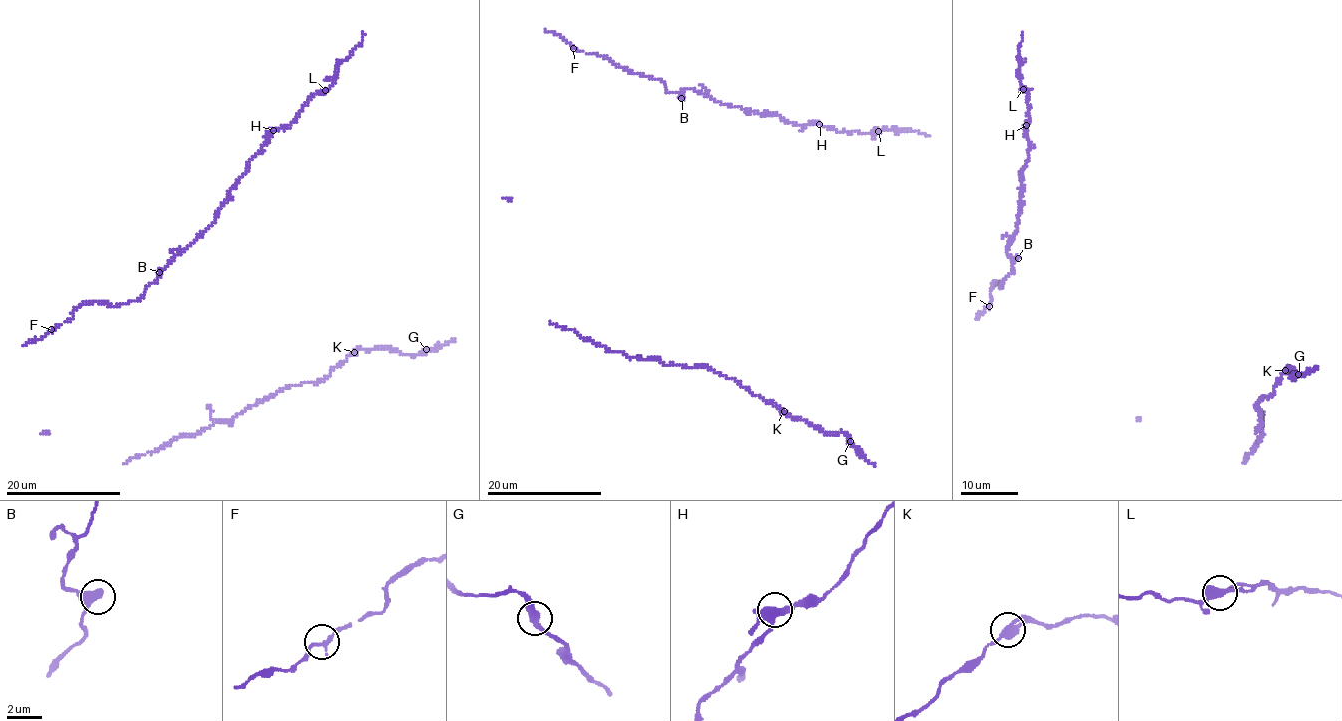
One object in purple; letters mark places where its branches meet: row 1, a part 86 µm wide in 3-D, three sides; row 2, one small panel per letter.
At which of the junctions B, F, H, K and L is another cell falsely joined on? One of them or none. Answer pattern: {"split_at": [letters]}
{"split_at": []}

